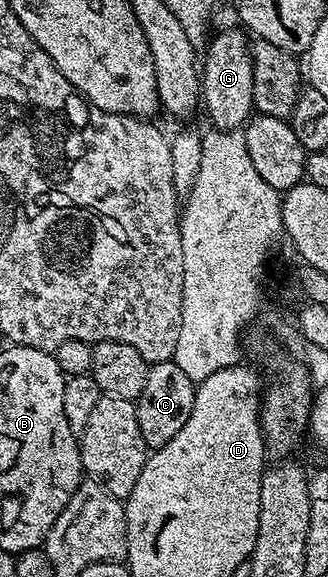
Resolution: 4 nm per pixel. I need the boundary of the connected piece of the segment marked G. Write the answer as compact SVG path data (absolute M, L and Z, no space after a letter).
M243 29L224 30L221 34L211 35L202 58L200 96L203 109L208 109L208 122L218 129L241 129L253 117L254 64L250 38Z

